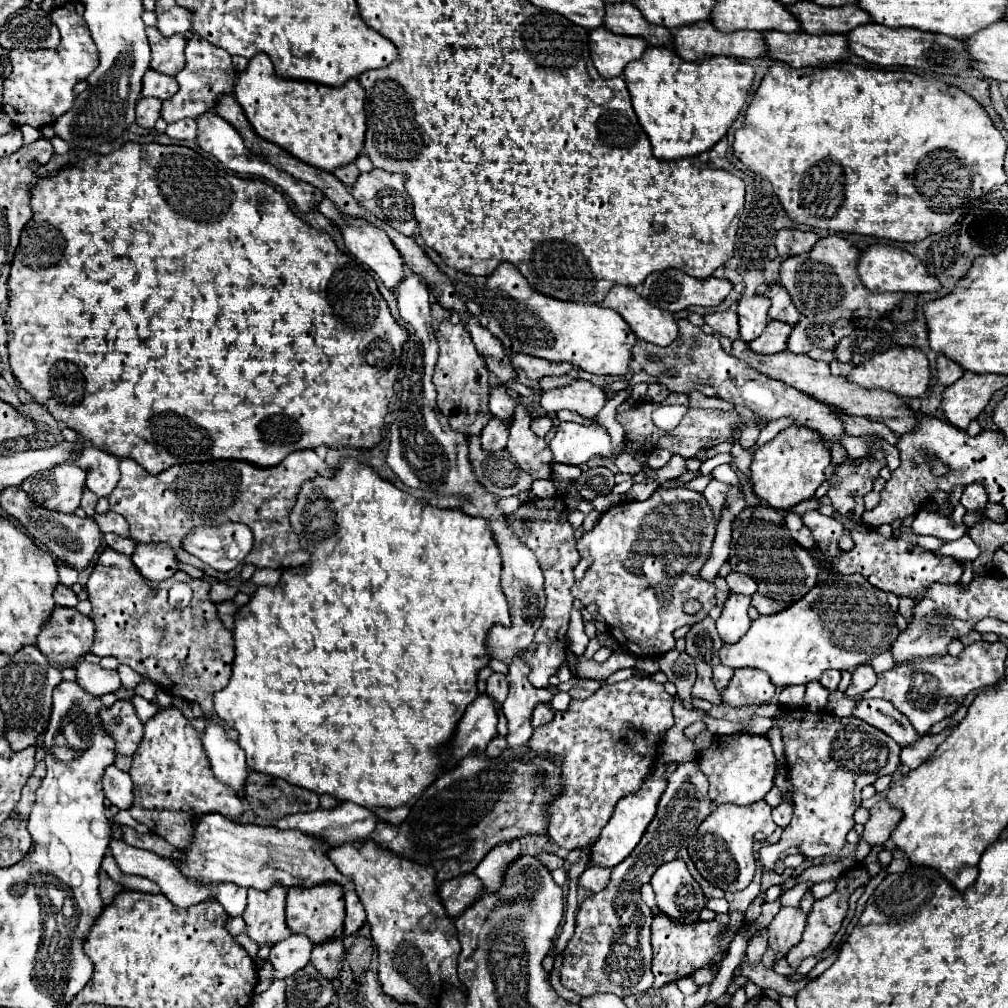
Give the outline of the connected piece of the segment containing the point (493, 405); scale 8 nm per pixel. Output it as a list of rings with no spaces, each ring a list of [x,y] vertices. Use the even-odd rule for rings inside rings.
[[[500,385],[500,387],[492,387],[490,391],[490,411],[496,419],[500,419],[502,423],[508,421],[508,427],[512,425],[512,419],[514,419],[514,409],[516,409],[516,401],[508,397],[506,393],[506,387]]]

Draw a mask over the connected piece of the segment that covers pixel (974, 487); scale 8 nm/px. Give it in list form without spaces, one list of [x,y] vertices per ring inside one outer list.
[[[972,483],[964,489],[960,503],[968,509],[968,511],[982,511],[988,503],[988,495],[984,491],[984,487],[980,483]]]

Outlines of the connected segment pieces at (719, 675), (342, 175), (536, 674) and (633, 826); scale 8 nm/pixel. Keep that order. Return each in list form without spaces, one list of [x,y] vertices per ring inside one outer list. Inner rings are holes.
[[[716,665],[712,679],[714,679],[714,685],[716,685],[718,689],[726,689],[726,685],[728,685],[730,679],[732,679],[732,669],[726,667],[726,665]]]
[[[350,163],[350,165],[344,165],[344,167],[340,167],[338,171],[334,171],[334,175],[336,175],[344,185],[352,187],[352,185],[356,183],[356,177],[360,175],[360,171],[358,171],[358,167],[356,167],[354,163]]]
[[[552,497],[548,501],[536,499],[534,503],[521,505],[514,513],[508,517],[508,525],[514,530],[519,539],[529,547],[536,555],[540,563],[542,573],[546,577],[546,607],[544,607],[544,623],[536,631],[536,637],[532,645],[526,649],[526,663],[530,665],[532,673],[528,675],[530,683],[534,687],[548,687],[550,677],[564,665],[566,659],[566,629],[570,621],[570,609],[573,607],[570,587],[574,585],[574,567],[580,561],[580,555],[576,551],[576,539],[574,539],[574,529],[568,523],[566,517],[566,507],[560,497]],[[527,522],[528,530],[522,528],[521,523]]]
[[[658,763],[644,779],[642,787],[636,791],[636,793],[630,793],[626,795],[622,801],[618,801],[616,809],[614,809],[614,815],[610,817],[610,821],[606,823],[606,827],[602,829],[598,841],[594,843],[592,847],[592,855],[590,855],[590,865],[598,865],[598,867],[616,867],[620,861],[624,861],[632,851],[634,847],[640,843],[646,827],[650,825],[650,821],[654,819],[656,815],[656,807],[658,807],[658,801],[660,801],[660,795],[664,793],[666,789],[666,765],[664,763]]]

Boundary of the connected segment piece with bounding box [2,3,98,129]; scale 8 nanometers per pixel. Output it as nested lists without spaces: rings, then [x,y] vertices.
[[[66,3],[52,11],[52,19],[60,29],[62,41],[58,49],[46,51],[10,51],[8,59],[12,65],[12,73],[4,79],[4,105],[2,111],[12,119],[14,125],[32,125],[42,129],[52,125],[62,113],[66,113],[74,103],[74,85],[84,81],[90,71],[98,65],[98,49],[82,21],[84,5],[82,3]]]

